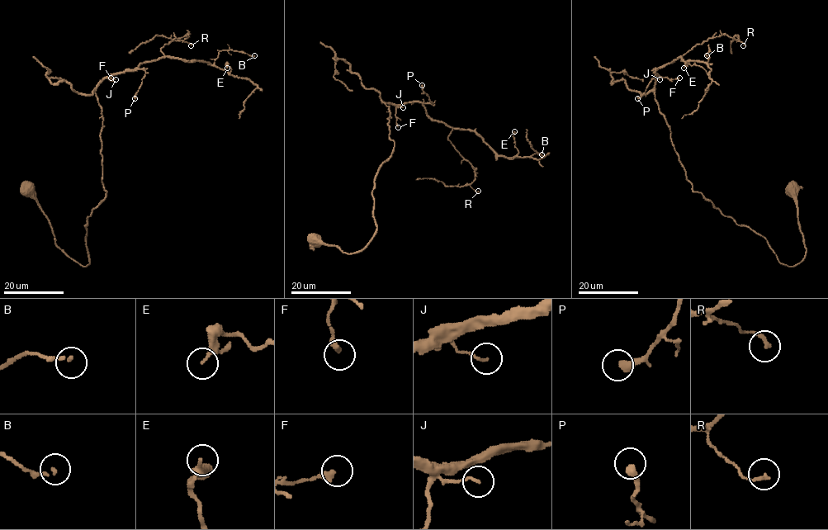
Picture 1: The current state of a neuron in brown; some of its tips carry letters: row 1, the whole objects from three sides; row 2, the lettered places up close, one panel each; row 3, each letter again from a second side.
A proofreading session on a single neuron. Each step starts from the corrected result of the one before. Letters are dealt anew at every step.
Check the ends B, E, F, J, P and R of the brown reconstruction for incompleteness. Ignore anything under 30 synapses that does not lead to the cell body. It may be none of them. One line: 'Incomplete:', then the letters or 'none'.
Incomplete: none

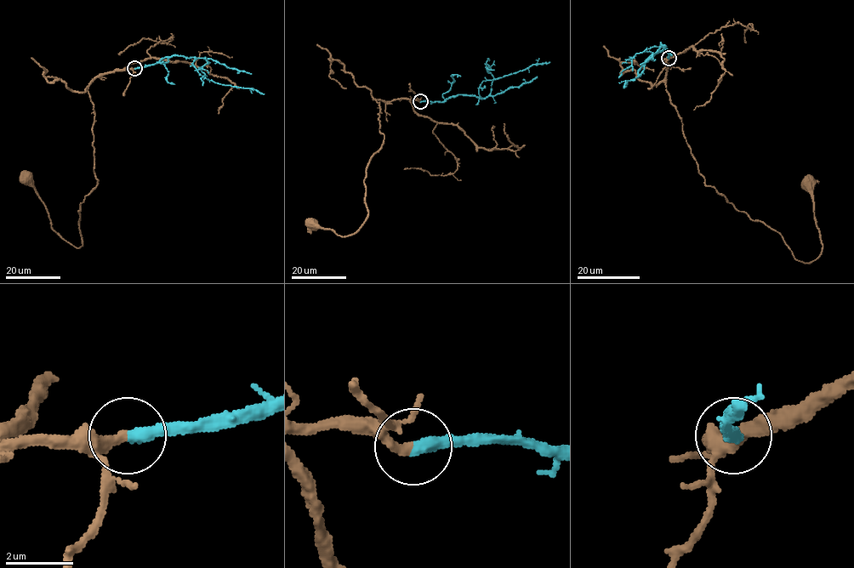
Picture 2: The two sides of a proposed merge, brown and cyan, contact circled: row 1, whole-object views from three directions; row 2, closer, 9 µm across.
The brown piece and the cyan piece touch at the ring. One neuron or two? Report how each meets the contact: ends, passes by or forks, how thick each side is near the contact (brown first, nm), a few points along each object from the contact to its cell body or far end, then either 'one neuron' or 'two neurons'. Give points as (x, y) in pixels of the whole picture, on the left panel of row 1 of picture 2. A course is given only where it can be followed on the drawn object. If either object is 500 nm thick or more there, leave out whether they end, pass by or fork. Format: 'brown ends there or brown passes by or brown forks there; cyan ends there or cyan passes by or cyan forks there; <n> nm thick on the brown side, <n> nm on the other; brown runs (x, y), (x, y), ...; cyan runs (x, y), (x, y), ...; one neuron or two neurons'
brown ends there; cyan ends there; 280 nm thick on the brown side, 400 nm on the other; brown runs (135, 68), (100, 74), (88, 89), (98, 180), (78, 212), (79, 247), (54, 230), (27, 176); cyan runs (135, 68), (183, 55), (193, 58), (193, 65), (207, 78), (264, 93); one neuron

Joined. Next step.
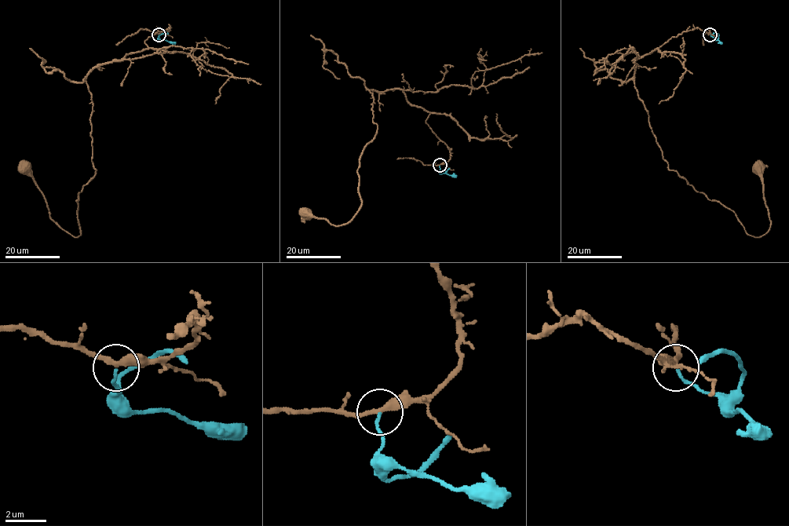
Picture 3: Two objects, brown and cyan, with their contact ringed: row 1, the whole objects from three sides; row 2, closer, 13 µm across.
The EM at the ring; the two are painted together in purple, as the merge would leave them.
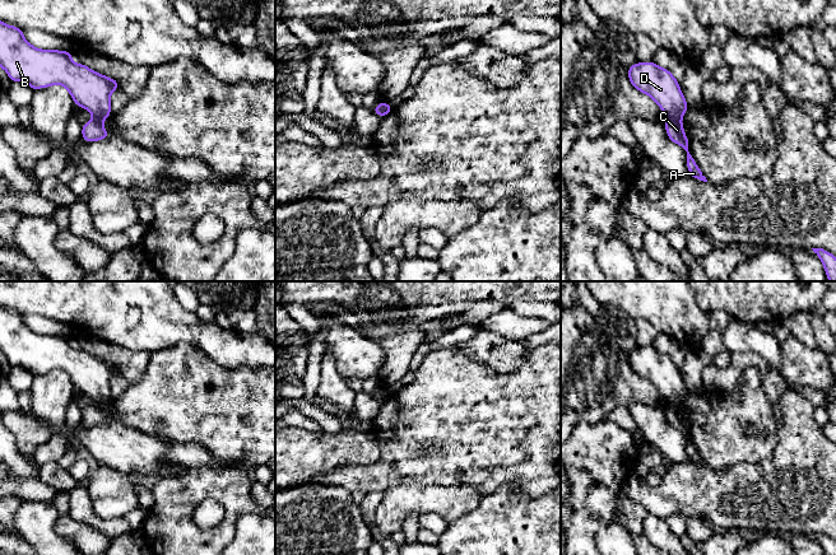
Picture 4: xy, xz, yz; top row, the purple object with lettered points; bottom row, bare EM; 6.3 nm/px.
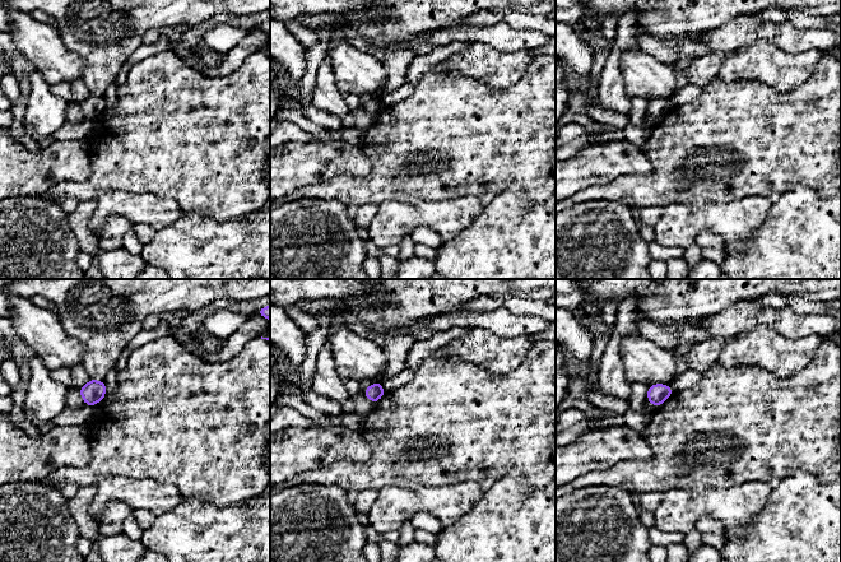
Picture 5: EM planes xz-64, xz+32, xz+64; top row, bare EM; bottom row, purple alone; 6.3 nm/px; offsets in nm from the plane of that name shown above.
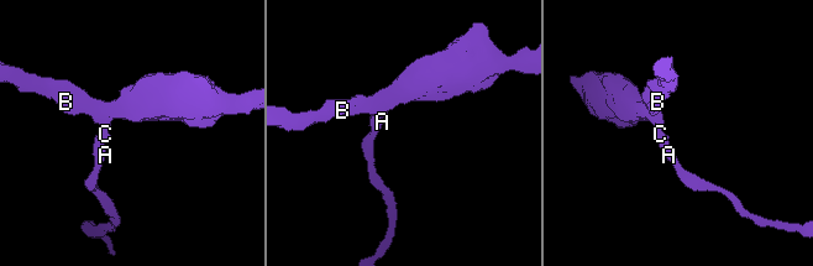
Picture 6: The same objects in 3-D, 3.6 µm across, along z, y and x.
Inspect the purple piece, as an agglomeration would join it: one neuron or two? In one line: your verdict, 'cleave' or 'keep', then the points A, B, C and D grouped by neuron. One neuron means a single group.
cleave | A C / B D

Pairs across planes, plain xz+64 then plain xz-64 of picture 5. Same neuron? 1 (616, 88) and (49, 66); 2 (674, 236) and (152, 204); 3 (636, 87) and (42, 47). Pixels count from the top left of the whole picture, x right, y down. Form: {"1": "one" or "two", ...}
{"1": "two", "2": "one", "3": "one"}

